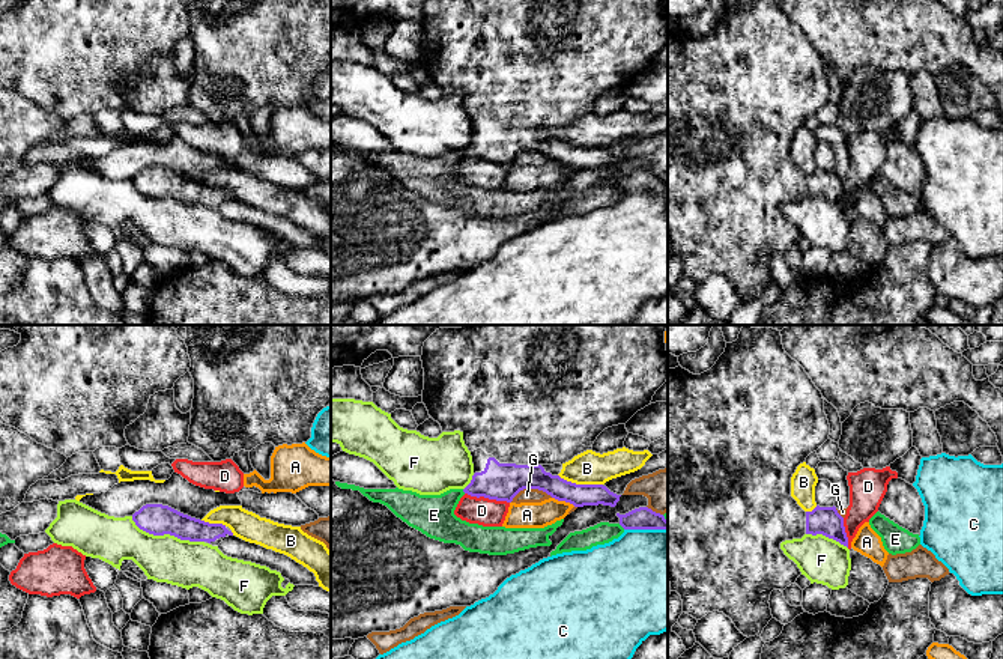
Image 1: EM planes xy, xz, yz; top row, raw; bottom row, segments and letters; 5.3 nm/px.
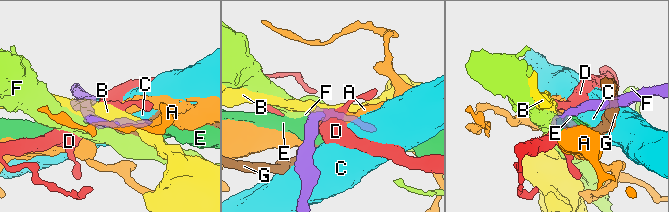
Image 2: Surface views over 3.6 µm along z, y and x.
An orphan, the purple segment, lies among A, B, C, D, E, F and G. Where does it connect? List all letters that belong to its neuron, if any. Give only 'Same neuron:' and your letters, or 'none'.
Same neuron: none

